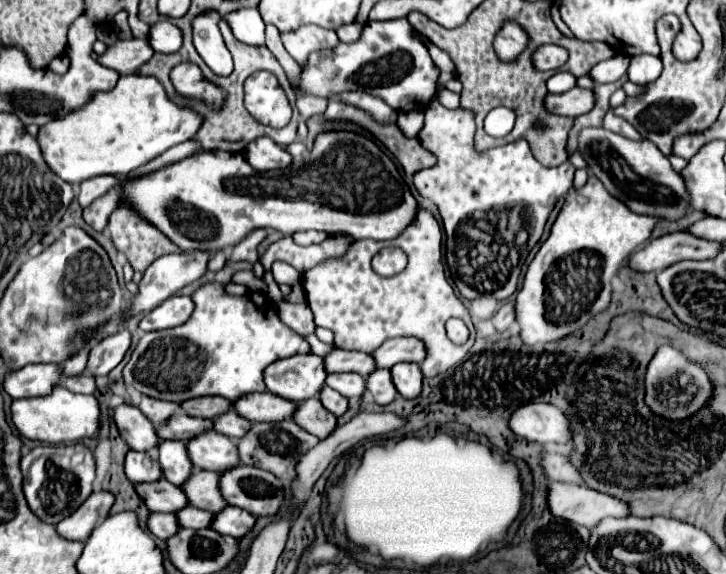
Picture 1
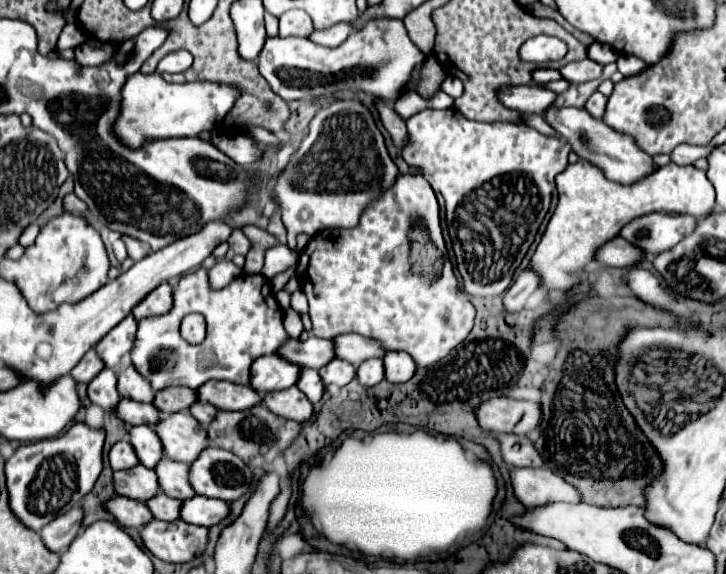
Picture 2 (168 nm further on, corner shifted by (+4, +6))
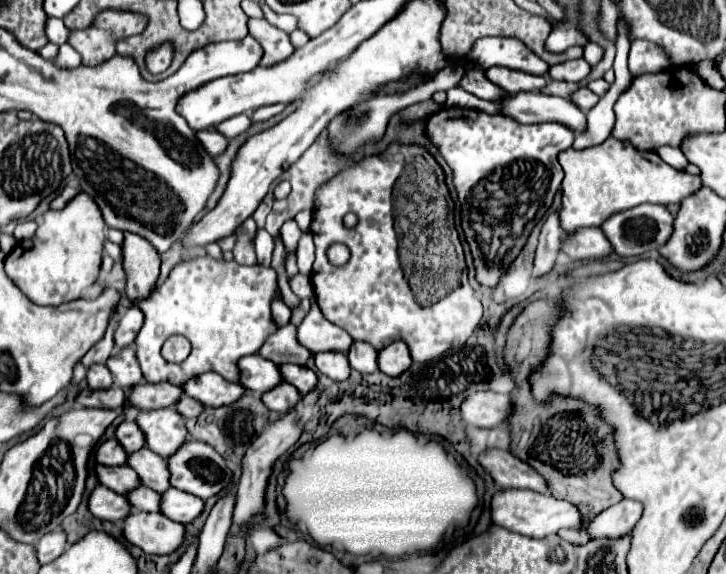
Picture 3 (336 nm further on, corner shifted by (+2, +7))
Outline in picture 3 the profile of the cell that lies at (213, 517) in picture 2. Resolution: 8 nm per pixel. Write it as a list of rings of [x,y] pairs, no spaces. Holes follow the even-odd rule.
[[[168,488],[160,494],[160,512],[168,516],[174,522],[186,524],[192,522],[204,508],[204,502],[198,496],[192,496],[188,492]]]

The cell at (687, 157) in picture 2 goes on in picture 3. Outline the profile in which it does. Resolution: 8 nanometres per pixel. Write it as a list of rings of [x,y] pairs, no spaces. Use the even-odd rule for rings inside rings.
[[[662,146],[662,148],[658,150],[658,156],[660,156],[666,164],[670,164],[672,168],[676,168],[676,170],[684,170],[684,168],[688,166],[688,160],[686,160],[686,156],[682,154],[680,148]]]

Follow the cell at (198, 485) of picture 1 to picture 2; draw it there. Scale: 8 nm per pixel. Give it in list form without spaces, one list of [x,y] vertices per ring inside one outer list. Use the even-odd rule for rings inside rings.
[[[164,457],[160,461],[160,465],[156,465],[154,471],[158,473],[160,489],[168,497],[174,497],[174,499],[180,499],[180,501],[194,497],[192,485],[188,485],[188,465],[186,463],[168,461],[168,457]]]

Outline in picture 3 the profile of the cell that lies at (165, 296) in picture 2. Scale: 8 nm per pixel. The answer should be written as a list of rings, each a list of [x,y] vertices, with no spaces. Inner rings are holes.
[[[126,232],[122,242],[122,266],[126,274],[124,290],[130,300],[148,298],[160,274],[160,254],[156,248],[148,240],[142,240],[142,236]]]

